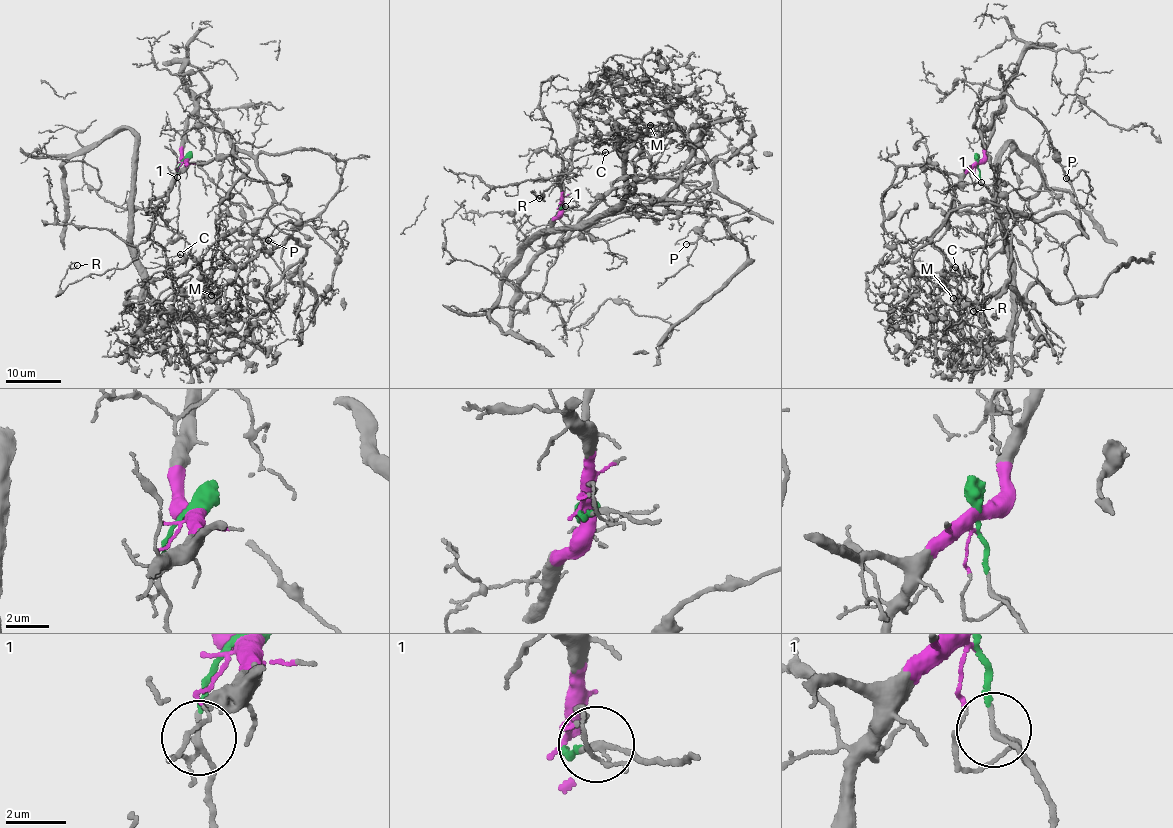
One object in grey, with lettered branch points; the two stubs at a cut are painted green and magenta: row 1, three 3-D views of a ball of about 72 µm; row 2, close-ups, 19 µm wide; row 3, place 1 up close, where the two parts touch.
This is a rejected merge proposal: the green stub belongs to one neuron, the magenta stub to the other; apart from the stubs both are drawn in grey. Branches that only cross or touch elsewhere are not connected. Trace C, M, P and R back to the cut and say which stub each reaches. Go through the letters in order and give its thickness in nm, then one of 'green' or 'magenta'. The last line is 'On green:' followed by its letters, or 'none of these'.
C: calibre 140 nm; magenta
M: calibre 120 nm; green
P: calibre 110 nm; magenta
R: calibre 90 nm; magenta
On green: M

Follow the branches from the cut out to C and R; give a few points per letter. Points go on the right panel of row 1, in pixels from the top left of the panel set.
C: (977, 162), (956, 188), (948, 218), (930, 238), (950, 264), (953, 276), (955, 267)
R: (977, 162), (961, 180), (950, 216), (930, 239), (959, 268), (965, 283), (974, 342), (965, 323), (973, 311)

